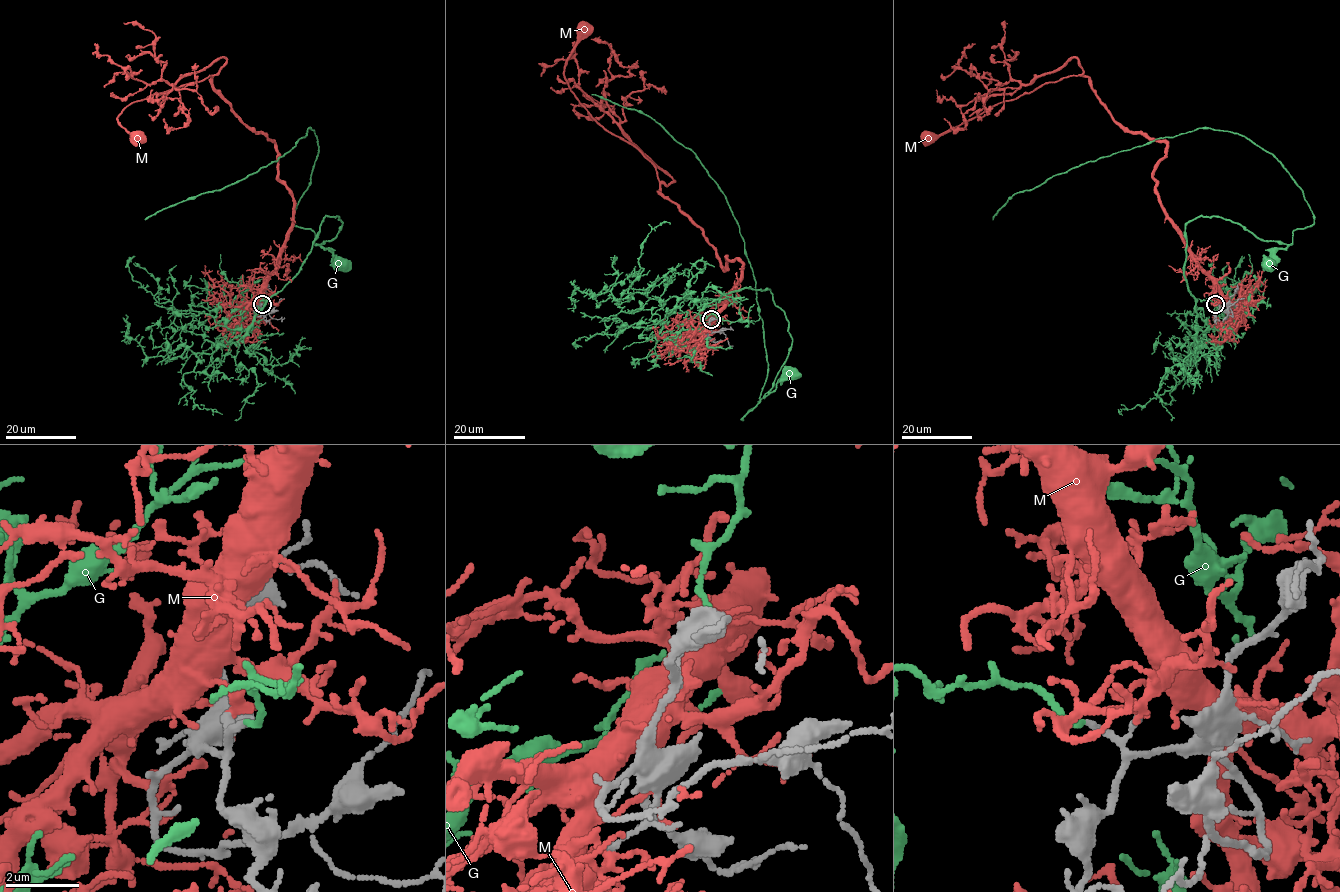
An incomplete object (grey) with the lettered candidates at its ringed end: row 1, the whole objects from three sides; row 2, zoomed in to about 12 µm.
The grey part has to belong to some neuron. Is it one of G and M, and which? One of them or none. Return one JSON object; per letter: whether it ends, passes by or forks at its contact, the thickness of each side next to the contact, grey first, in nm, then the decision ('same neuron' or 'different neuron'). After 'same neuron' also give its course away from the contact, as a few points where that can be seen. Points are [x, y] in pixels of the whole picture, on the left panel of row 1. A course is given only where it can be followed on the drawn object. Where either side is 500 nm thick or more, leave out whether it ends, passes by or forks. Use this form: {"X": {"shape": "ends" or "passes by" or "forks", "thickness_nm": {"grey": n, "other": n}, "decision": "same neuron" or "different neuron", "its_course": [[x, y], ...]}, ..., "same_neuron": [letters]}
{"G": {"shape": "ends", "thickness_nm": {"grey": 120, "other": 140}, "decision": "same neuron", "its_course": [[263, 304], [298, 272], [326, 216], [338, 216], [343, 223], [331, 241], [320, 245], [343, 265]]}, "M": {"shape": "ends", "thickness_nm": {"grey": 140, "other": 320}, "decision": "different neuron"}, "same_neuron": ["G"]}

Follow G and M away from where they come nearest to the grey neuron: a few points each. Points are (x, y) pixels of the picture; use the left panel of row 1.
G: (263, 304), (298, 272), (326, 216), (338, 216), (343, 223), (331, 241), (320, 245), (343, 265)
M: (261, 303), (292, 225), (277, 146), (239, 118), (210, 75), (132, 102), (118, 123), (136, 137)

